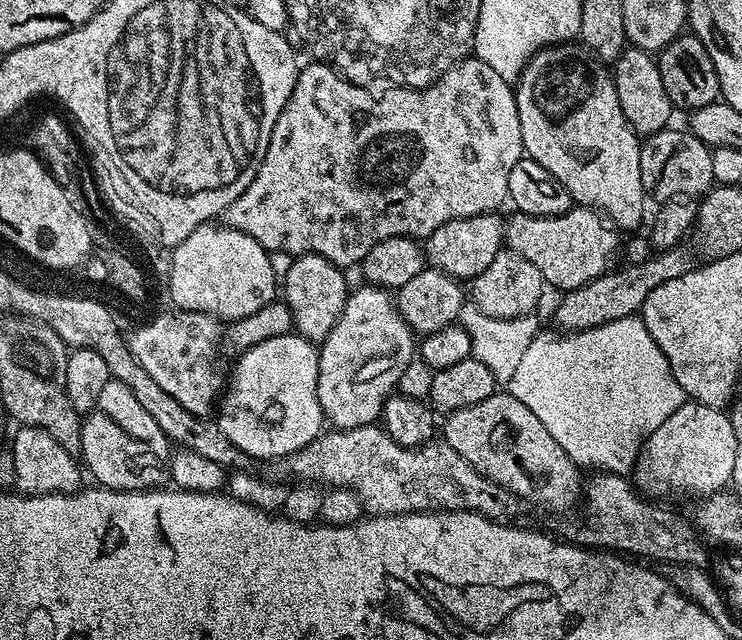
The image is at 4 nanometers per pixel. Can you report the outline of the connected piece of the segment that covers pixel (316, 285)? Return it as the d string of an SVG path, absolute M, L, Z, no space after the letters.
M313 252L293 259L282 279L282 299L292 311L292 322L299 335L313 342L323 342L328 337L348 301L350 285L344 276L345 269Z

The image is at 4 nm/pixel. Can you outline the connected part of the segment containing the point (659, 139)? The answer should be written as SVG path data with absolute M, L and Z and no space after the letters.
M669 126L663 132L647 137L640 146L642 186L656 202L700 198L713 187L712 149L683 127Z

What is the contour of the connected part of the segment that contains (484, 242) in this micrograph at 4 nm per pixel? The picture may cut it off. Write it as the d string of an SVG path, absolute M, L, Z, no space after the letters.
M483 212L477 216L458 218L438 226L438 230L430 233L422 244L427 263L440 272L453 276L455 280L461 282L475 280L505 247L505 221L499 220L498 217L496 212Z

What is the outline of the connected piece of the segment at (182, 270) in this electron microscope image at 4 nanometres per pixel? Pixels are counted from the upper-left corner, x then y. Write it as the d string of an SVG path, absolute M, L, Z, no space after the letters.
M220 222L203 224L179 246L171 249L170 256L172 265L168 268L168 296L181 312L204 312L221 322L231 322L246 318L277 299L278 279L270 264L269 252L250 238L250 234L242 234L242 230L234 230Z

